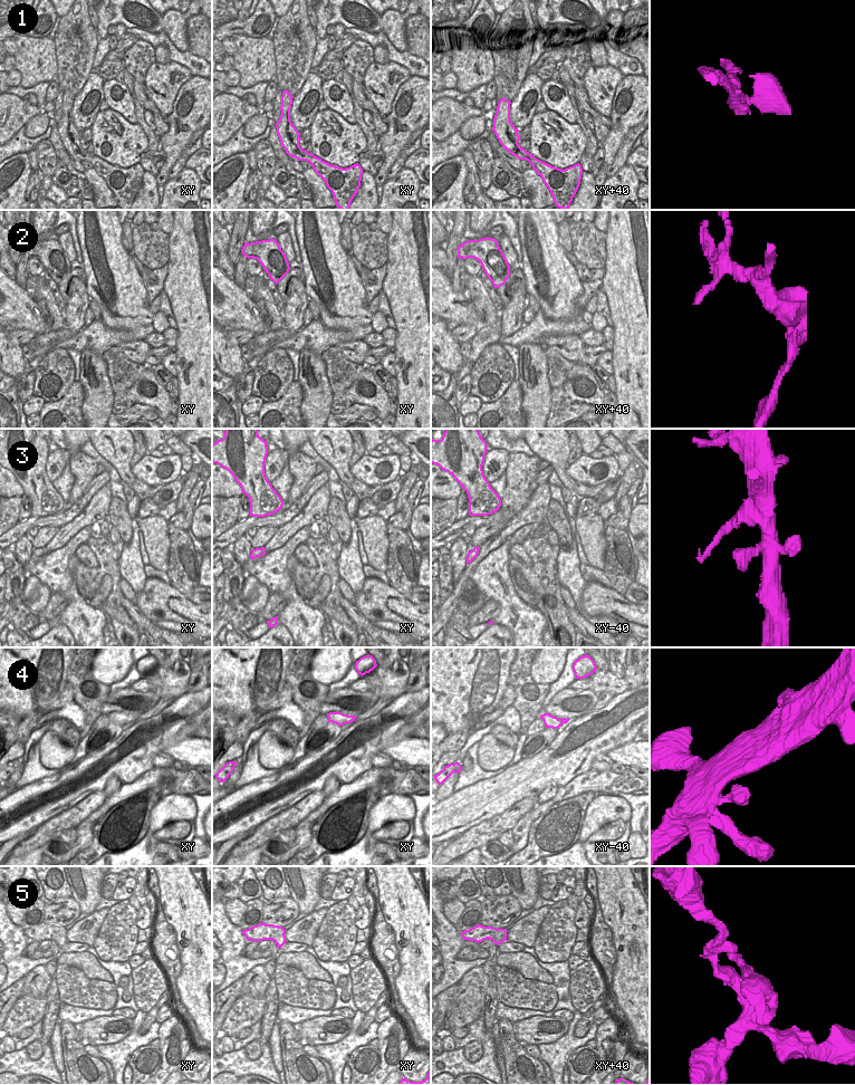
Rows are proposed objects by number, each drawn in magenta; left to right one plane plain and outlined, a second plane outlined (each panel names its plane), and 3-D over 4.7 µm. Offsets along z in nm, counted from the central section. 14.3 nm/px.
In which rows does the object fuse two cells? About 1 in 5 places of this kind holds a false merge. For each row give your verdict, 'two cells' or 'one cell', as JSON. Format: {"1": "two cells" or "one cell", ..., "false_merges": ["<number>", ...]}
{"1": "one cell", "2": "one cell", "3": "one cell", "4": "one cell", "5": "one cell", "false_merges": []}

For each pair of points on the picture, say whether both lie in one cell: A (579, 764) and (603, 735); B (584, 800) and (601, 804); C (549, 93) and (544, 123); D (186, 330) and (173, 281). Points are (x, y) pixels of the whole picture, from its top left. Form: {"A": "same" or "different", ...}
{"A": "same", "B": "different", "C": "different", "D": "same"}

